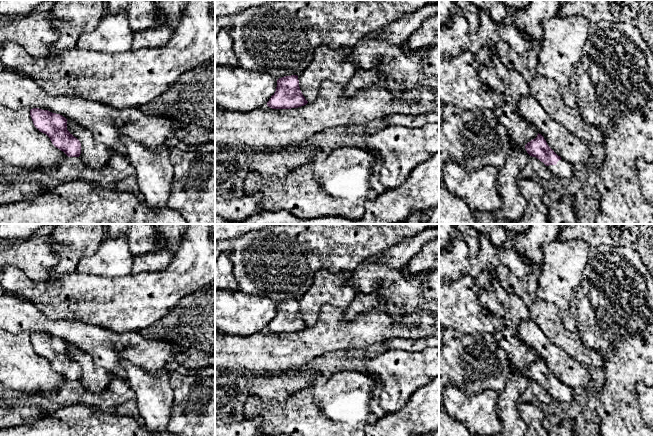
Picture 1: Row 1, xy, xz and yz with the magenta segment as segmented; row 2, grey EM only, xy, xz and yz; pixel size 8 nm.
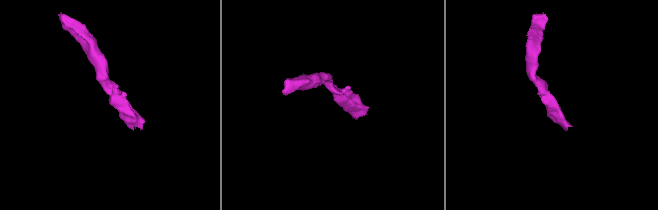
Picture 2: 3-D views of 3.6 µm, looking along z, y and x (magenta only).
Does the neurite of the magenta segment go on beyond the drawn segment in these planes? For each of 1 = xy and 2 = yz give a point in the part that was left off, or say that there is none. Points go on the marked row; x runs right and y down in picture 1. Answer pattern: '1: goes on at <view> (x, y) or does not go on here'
1: does not go on here
2: goes on at yz (563, 170)

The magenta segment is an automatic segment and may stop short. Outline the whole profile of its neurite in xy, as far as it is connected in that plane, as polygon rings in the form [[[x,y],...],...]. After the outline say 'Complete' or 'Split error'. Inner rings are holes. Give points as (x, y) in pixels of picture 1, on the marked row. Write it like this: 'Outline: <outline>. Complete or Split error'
Outline: [[[39,108],[31,109],[30,116],[34,126],[46,134],[56,148],[63,151],[68,157],[80,156],[81,143],[67,130],[65,117]]]. Complete

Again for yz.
Outline: [[[538,133],[537,137],[525,145],[527,153],[543,162],[553,176],[562,180],[575,176],[573,165],[558,156],[547,144],[544,137]]]. Split error

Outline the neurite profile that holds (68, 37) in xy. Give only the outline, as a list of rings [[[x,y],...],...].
[[[57,0],[50,12],[54,19],[54,26],[58,31],[58,39],[51,47],[51,51],[71,50],[81,34],[92,31],[104,15],[105,2],[103,0]]]

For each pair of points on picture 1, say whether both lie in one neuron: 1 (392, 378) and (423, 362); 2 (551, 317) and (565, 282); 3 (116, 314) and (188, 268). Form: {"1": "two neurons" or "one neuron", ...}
{"1": "one neuron", "2": "two neurons", "3": "one neuron"}

